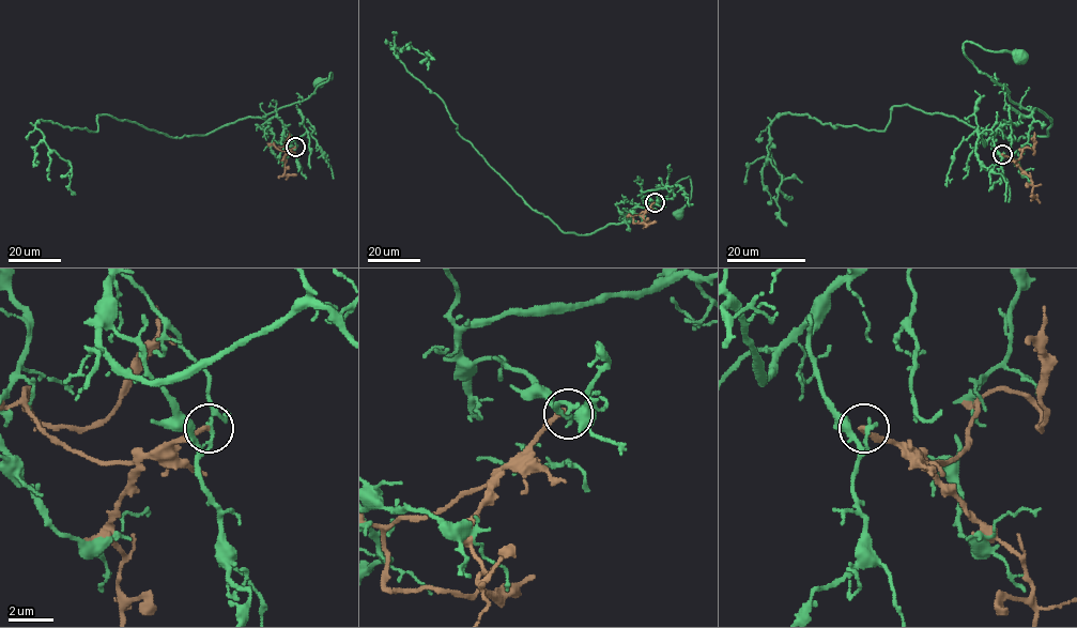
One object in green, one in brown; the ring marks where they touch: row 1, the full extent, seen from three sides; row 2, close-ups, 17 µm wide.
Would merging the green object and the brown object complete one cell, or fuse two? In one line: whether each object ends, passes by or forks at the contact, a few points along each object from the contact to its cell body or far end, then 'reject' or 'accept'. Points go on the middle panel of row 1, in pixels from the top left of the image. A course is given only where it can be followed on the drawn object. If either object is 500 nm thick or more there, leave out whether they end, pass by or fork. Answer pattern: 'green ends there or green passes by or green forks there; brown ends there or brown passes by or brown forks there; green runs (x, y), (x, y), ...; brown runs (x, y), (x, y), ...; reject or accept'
green ends there; brown ends there; green runs (655, 202), (644, 196), (645, 207), (624, 221), (689, 177), (691, 199), (678, 214); brown runs (655, 202), (633, 216), (634, 224), (648, 224); reject

